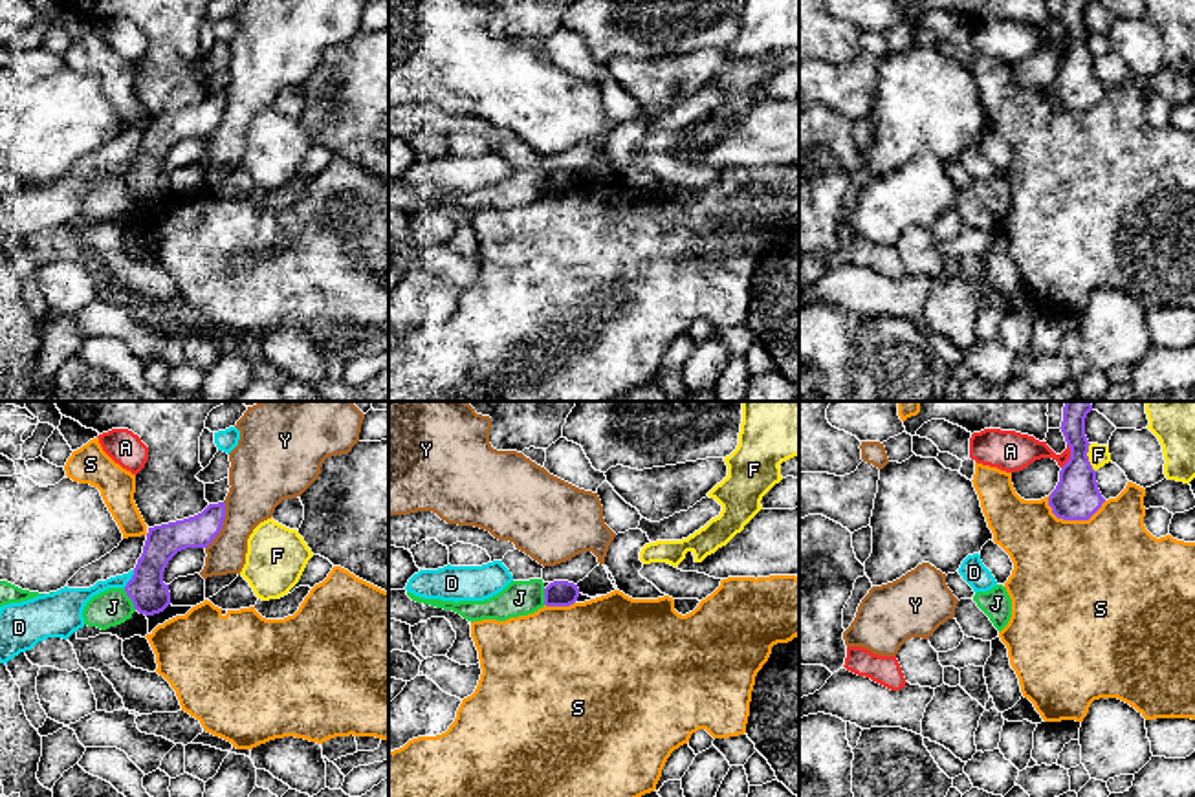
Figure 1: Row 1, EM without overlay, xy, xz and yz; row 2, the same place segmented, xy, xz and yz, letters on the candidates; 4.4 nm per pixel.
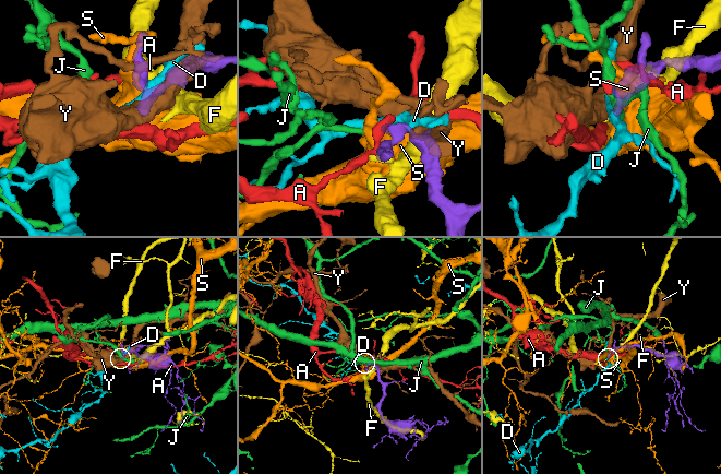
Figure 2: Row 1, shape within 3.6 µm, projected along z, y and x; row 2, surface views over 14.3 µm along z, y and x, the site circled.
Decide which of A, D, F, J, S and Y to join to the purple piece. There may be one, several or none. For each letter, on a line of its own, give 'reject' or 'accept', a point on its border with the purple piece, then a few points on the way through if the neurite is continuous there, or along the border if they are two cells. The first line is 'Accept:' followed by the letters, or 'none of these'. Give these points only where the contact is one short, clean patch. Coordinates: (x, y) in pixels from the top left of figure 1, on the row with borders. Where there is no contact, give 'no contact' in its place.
Accept: none of these
A: reject; contact yz (1071, 457); border yz (1067, 444), (1069, 457), (1062, 468)
D: reject; contact xy (131, 579)
F: reject; contact yz (1087, 458)
J: reject; contact xy (131, 598); border xy (123, 589), (136, 609)
S: reject; contact yz (1073, 519)
Y: reject; contact xy (222, 524)

